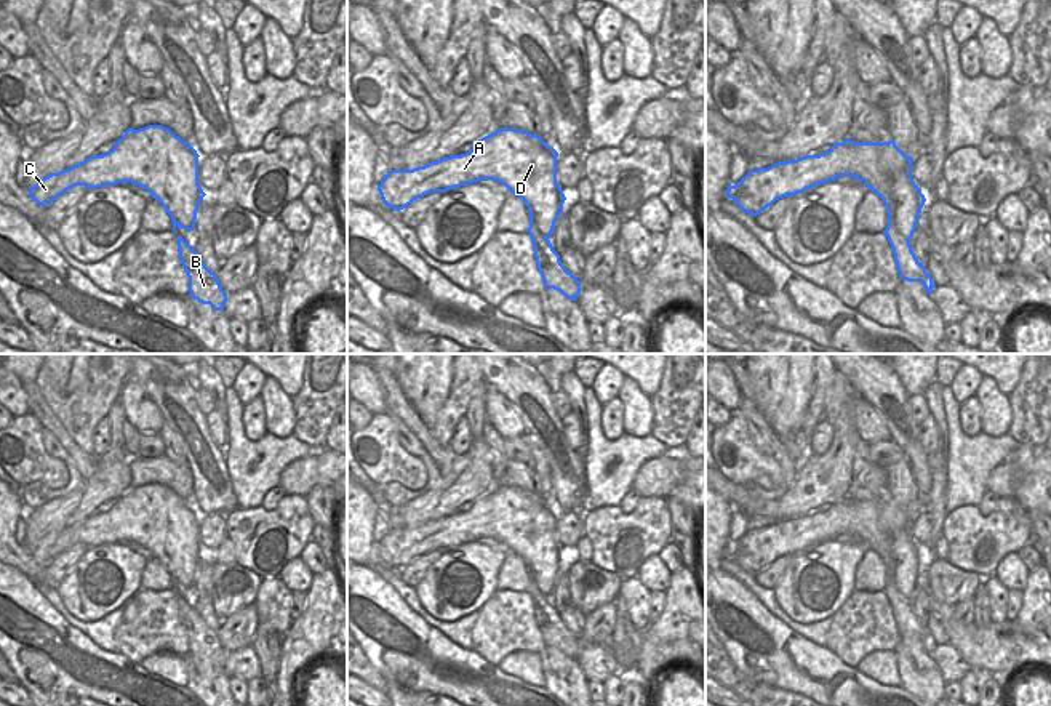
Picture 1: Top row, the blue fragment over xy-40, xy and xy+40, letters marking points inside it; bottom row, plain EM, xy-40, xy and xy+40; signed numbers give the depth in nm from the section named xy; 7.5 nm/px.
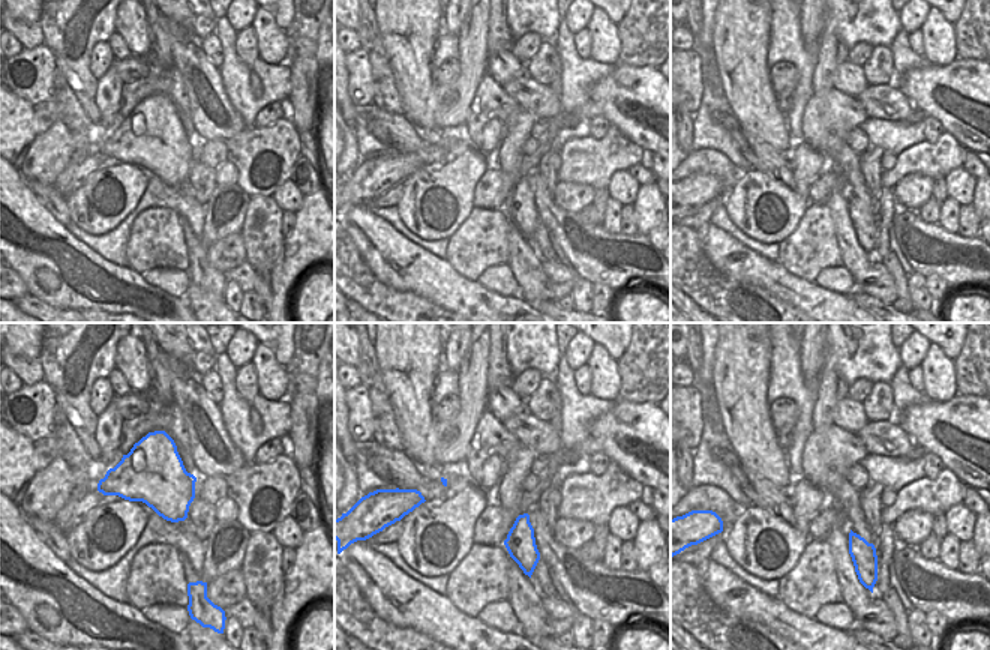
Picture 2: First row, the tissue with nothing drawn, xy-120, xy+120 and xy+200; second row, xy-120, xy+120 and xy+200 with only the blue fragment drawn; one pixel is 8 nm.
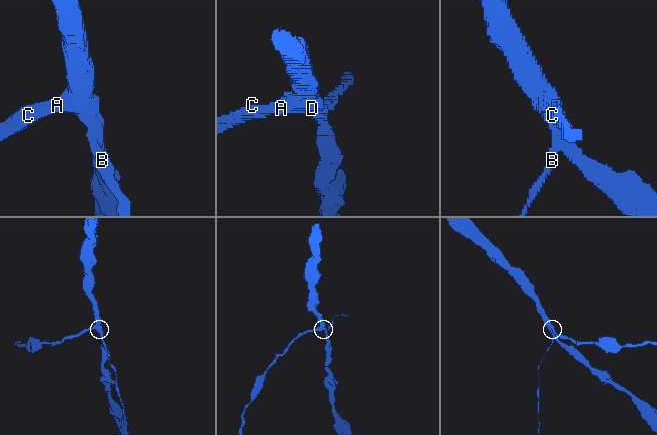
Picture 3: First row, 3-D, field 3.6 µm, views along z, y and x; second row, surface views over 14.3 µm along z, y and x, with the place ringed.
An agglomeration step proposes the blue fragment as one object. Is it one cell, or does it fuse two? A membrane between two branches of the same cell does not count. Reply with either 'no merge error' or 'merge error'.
merge error

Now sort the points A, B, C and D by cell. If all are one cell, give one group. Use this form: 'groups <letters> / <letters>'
groups A C D / B

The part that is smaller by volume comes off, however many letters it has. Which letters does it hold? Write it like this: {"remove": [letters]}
{"remove": ["B"]}

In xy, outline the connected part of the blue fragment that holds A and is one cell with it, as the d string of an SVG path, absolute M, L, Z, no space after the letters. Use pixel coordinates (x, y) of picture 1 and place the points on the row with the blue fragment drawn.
M501 128L461 155L413 170L390 170L378 186L386 207L397 211L430 192L446 192L482 179L504 184L534 215L536 229L550 237L566 200L557 184L558 152L536 133Z

